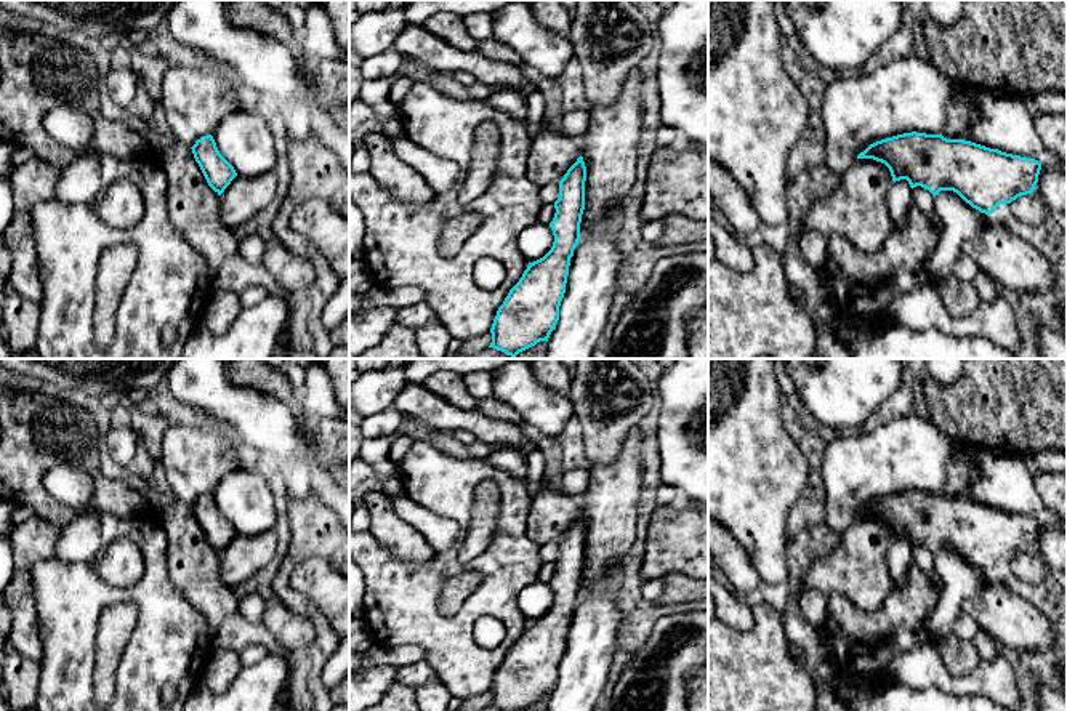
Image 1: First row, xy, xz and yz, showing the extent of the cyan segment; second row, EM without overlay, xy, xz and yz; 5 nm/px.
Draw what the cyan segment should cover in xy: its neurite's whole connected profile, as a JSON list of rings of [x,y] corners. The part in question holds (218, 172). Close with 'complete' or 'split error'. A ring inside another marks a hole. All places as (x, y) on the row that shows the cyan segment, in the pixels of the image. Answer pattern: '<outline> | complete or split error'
[[[211,135],[197,139],[191,149],[208,186],[221,195],[237,176],[234,167],[219,154]]] | complete

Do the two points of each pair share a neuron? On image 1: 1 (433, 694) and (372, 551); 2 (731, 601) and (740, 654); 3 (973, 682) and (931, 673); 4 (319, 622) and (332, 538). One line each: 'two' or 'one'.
1: two
2: two
3: one
4: one

